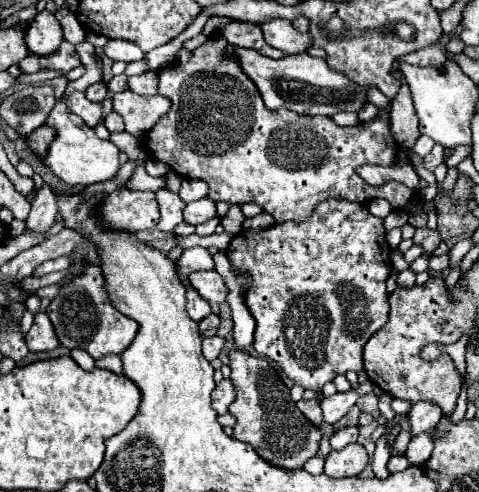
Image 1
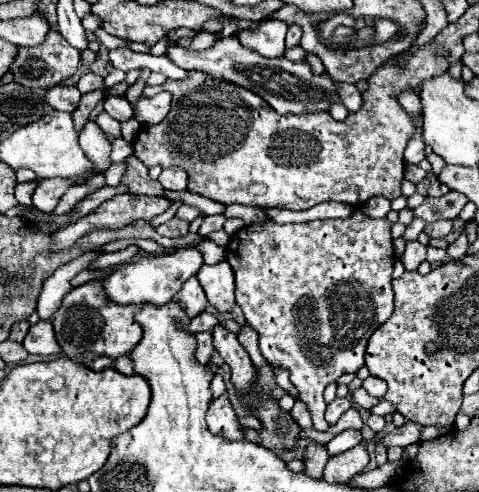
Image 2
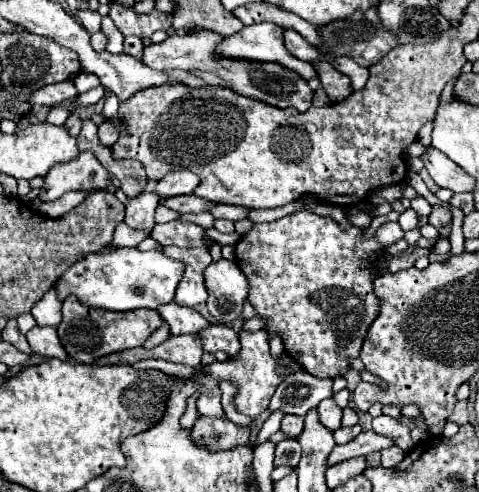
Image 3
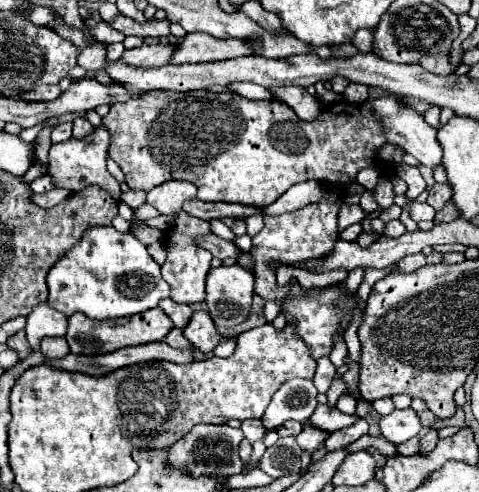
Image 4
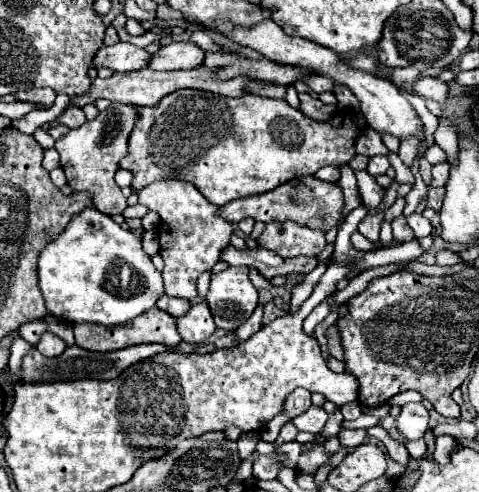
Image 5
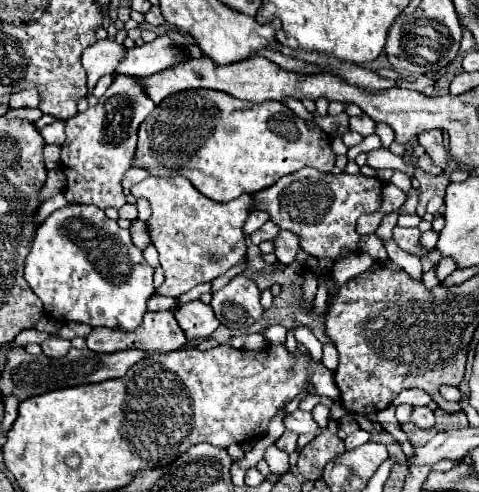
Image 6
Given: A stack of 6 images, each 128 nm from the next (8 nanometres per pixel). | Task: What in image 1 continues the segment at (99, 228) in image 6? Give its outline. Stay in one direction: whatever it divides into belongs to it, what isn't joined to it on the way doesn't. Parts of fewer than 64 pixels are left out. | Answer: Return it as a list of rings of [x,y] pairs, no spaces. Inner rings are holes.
[[[188,248],[176,262],[176,274],[182,280],[186,280],[186,276],[190,276],[196,270],[212,270],[212,268],[214,260],[206,248]]]

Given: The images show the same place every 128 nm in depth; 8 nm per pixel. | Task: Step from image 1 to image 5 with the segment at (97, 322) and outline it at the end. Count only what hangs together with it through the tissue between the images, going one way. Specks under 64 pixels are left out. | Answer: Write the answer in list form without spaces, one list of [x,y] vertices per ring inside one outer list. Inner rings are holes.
[[[150,308],[148,312],[144,312],[140,318],[122,324],[122,326],[102,326],[102,324],[76,324],[74,326],[74,336],[76,336],[76,344],[80,348],[86,350],[98,350],[98,352],[114,352],[114,350],[122,350],[128,346],[136,346],[136,344],[164,344],[168,348],[176,348],[182,338],[176,330],[176,318],[170,316],[168,312],[162,312],[158,308]]]

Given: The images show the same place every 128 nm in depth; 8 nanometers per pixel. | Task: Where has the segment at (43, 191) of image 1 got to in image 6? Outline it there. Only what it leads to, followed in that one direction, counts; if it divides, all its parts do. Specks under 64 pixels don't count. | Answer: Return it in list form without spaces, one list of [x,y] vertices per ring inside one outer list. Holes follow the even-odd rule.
[[[116,74],[96,106],[66,120],[66,142],[62,144],[62,172],[66,174],[64,196],[70,204],[94,204],[98,208],[120,208],[126,202],[122,176],[132,168],[136,132],[142,120],[156,108],[136,76]]]

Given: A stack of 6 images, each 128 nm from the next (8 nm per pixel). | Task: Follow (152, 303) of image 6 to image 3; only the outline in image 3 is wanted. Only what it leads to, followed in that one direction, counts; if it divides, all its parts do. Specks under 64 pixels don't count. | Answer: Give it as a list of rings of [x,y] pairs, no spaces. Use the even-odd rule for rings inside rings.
[[[176,302],[162,304],[158,308],[158,312],[160,312],[162,320],[170,326],[172,336],[178,336],[178,334],[196,334],[196,332],[200,332],[202,328],[206,328],[210,324],[194,308],[180,306]]]

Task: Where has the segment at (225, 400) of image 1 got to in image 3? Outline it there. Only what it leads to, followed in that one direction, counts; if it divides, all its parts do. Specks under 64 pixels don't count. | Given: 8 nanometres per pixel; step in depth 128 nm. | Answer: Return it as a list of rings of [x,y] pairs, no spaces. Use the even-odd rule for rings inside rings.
[[[200,416],[192,426],[190,438],[194,440],[194,444],[206,446],[210,452],[222,452],[246,444],[250,440],[250,428],[222,418]]]

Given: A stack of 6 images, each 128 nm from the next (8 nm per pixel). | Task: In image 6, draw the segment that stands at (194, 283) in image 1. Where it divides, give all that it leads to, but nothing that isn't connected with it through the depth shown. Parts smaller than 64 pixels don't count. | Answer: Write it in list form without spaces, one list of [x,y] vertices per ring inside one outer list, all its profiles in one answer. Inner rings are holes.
[[[234,276],[222,290],[214,292],[210,306],[220,324],[232,330],[250,328],[266,314],[260,304],[258,286],[246,276]]]

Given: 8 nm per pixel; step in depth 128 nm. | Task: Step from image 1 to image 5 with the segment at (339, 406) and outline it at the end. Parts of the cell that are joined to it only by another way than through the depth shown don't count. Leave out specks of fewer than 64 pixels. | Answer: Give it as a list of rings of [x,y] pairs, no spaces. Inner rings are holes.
[[[310,406],[304,414],[292,418],[292,424],[294,424],[298,430],[302,430],[302,432],[312,432],[312,434],[316,434],[316,432],[320,432],[320,430],[324,428],[326,420],[328,420],[328,414],[326,414],[322,408]],[[362,414],[358,420],[344,420],[344,428],[370,428],[370,426],[376,426],[380,418],[376,418],[374,414]]]

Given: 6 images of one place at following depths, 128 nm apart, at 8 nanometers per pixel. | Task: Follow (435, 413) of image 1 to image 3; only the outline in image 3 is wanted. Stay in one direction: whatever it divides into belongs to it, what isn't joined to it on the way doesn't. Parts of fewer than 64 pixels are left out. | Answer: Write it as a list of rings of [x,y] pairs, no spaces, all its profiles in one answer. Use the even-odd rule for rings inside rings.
[[[372,430],[360,432],[360,436],[356,436],[356,440],[348,442],[348,444],[342,444],[342,446],[334,446],[326,464],[334,466],[334,464],[340,464],[344,460],[356,458],[356,456],[366,456],[374,450],[382,450],[382,448],[388,448],[388,446],[392,446],[392,440],[386,438],[386,436],[380,436]]]

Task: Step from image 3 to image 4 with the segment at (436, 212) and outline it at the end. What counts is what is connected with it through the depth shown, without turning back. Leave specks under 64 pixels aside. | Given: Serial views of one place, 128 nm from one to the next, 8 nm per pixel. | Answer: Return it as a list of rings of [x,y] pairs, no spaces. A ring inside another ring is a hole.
[[[434,184],[434,186],[430,188],[428,204],[430,204],[434,210],[440,210],[450,198],[452,198],[452,188],[450,188],[450,184]]]

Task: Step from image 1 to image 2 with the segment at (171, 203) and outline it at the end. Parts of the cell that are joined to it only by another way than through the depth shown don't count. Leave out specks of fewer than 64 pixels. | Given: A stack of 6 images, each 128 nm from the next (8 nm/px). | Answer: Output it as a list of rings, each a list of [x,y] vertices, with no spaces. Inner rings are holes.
[[[128,156],[124,160],[124,164],[128,168],[122,176],[122,184],[128,188],[130,194],[146,194],[146,196],[162,196],[164,194],[164,188],[160,186],[160,182],[154,182],[148,176],[148,168],[136,156]],[[173,217],[173,219],[161,224],[155,230],[162,238],[180,238],[180,236],[188,234],[188,226],[190,226],[190,222],[176,220],[176,217]]]

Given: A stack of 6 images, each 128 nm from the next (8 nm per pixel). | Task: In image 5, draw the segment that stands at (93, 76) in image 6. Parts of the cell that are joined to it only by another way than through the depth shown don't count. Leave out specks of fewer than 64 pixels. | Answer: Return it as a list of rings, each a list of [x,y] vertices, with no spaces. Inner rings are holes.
[[[118,42],[114,46],[98,48],[92,64],[94,64],[94,68],[104,66],[114,72],[132,72],[132,70],[146,68],[148,56],[152,56],[152,54],[148,54],[144,48],[138,48],[128,42]]]

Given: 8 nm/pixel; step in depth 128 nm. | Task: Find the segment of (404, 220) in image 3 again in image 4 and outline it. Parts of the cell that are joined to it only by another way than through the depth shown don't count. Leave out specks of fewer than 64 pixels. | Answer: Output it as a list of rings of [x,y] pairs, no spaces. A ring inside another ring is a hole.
[[[414,202],[412,206],[410,206],[410,216],[412,216],[412,220],[416,220],[416,222],[420,222],[420,220],[434,220],[434,208],[430,206],[430,204],[420,204],[420,202]]]

